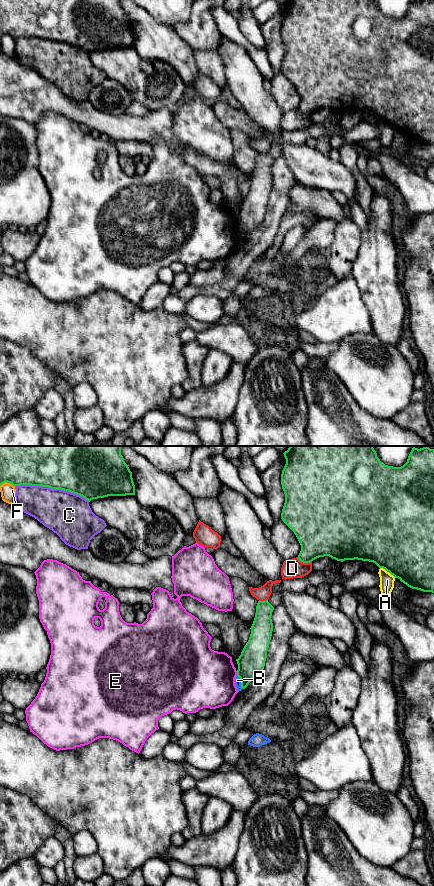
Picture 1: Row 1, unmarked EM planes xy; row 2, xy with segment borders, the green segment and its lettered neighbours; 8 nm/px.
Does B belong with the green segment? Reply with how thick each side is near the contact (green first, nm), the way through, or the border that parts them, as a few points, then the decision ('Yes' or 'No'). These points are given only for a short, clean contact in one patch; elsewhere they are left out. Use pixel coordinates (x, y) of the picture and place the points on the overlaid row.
Thickness 220 nm (green) against 50 nm. Boundary: xy (237, 675), (242, 688). No

